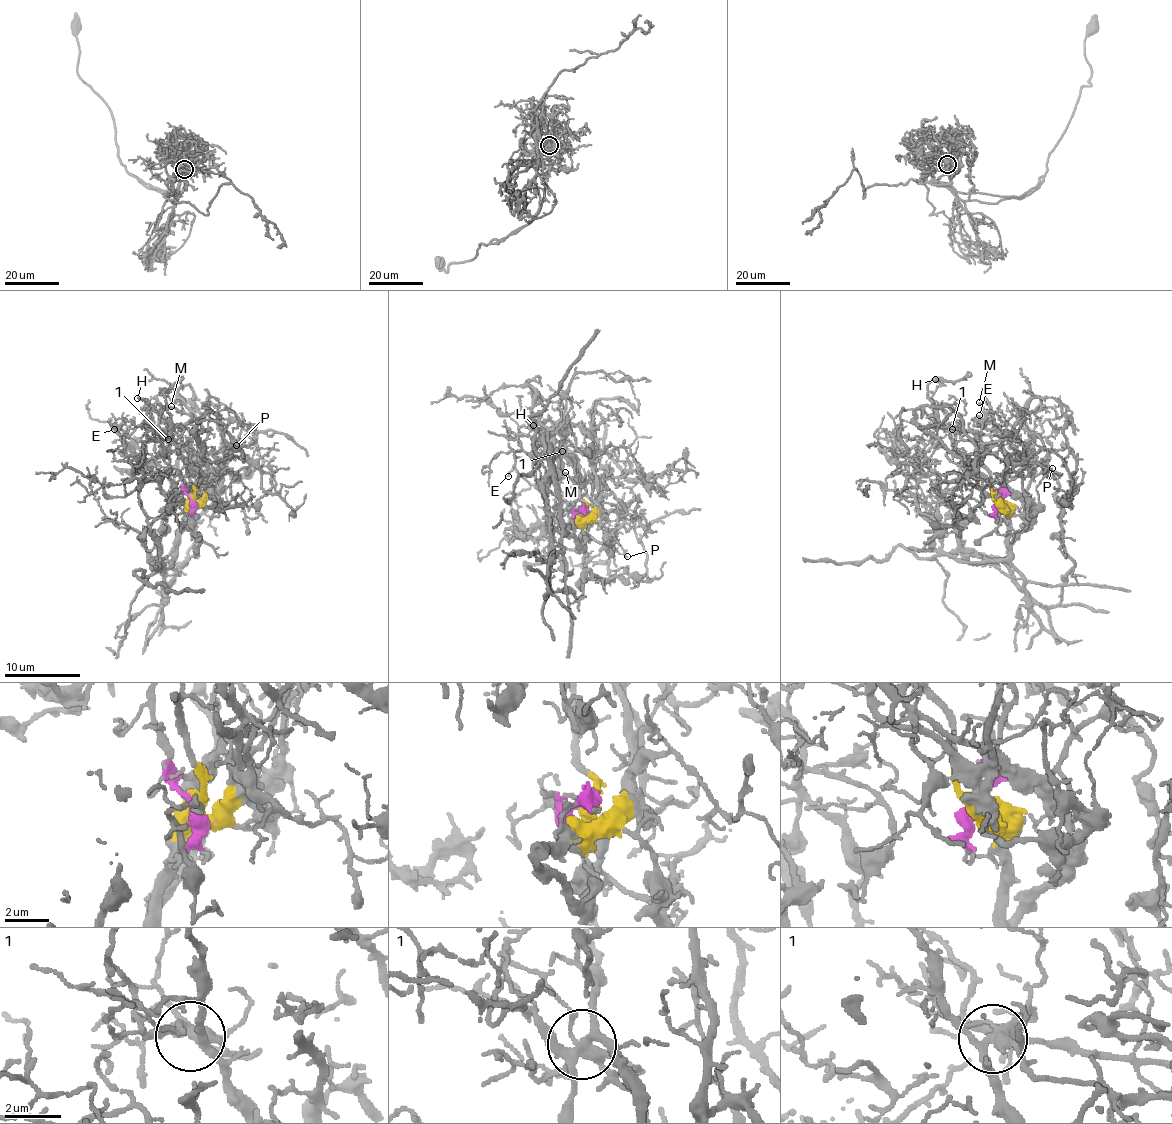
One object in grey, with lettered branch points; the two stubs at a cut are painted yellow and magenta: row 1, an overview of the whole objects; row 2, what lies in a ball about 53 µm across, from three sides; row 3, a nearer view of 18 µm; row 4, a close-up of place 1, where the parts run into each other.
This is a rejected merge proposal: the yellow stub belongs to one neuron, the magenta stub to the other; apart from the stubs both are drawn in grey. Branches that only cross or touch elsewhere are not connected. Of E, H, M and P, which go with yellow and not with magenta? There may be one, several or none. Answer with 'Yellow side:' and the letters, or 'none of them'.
Yellow side: H

